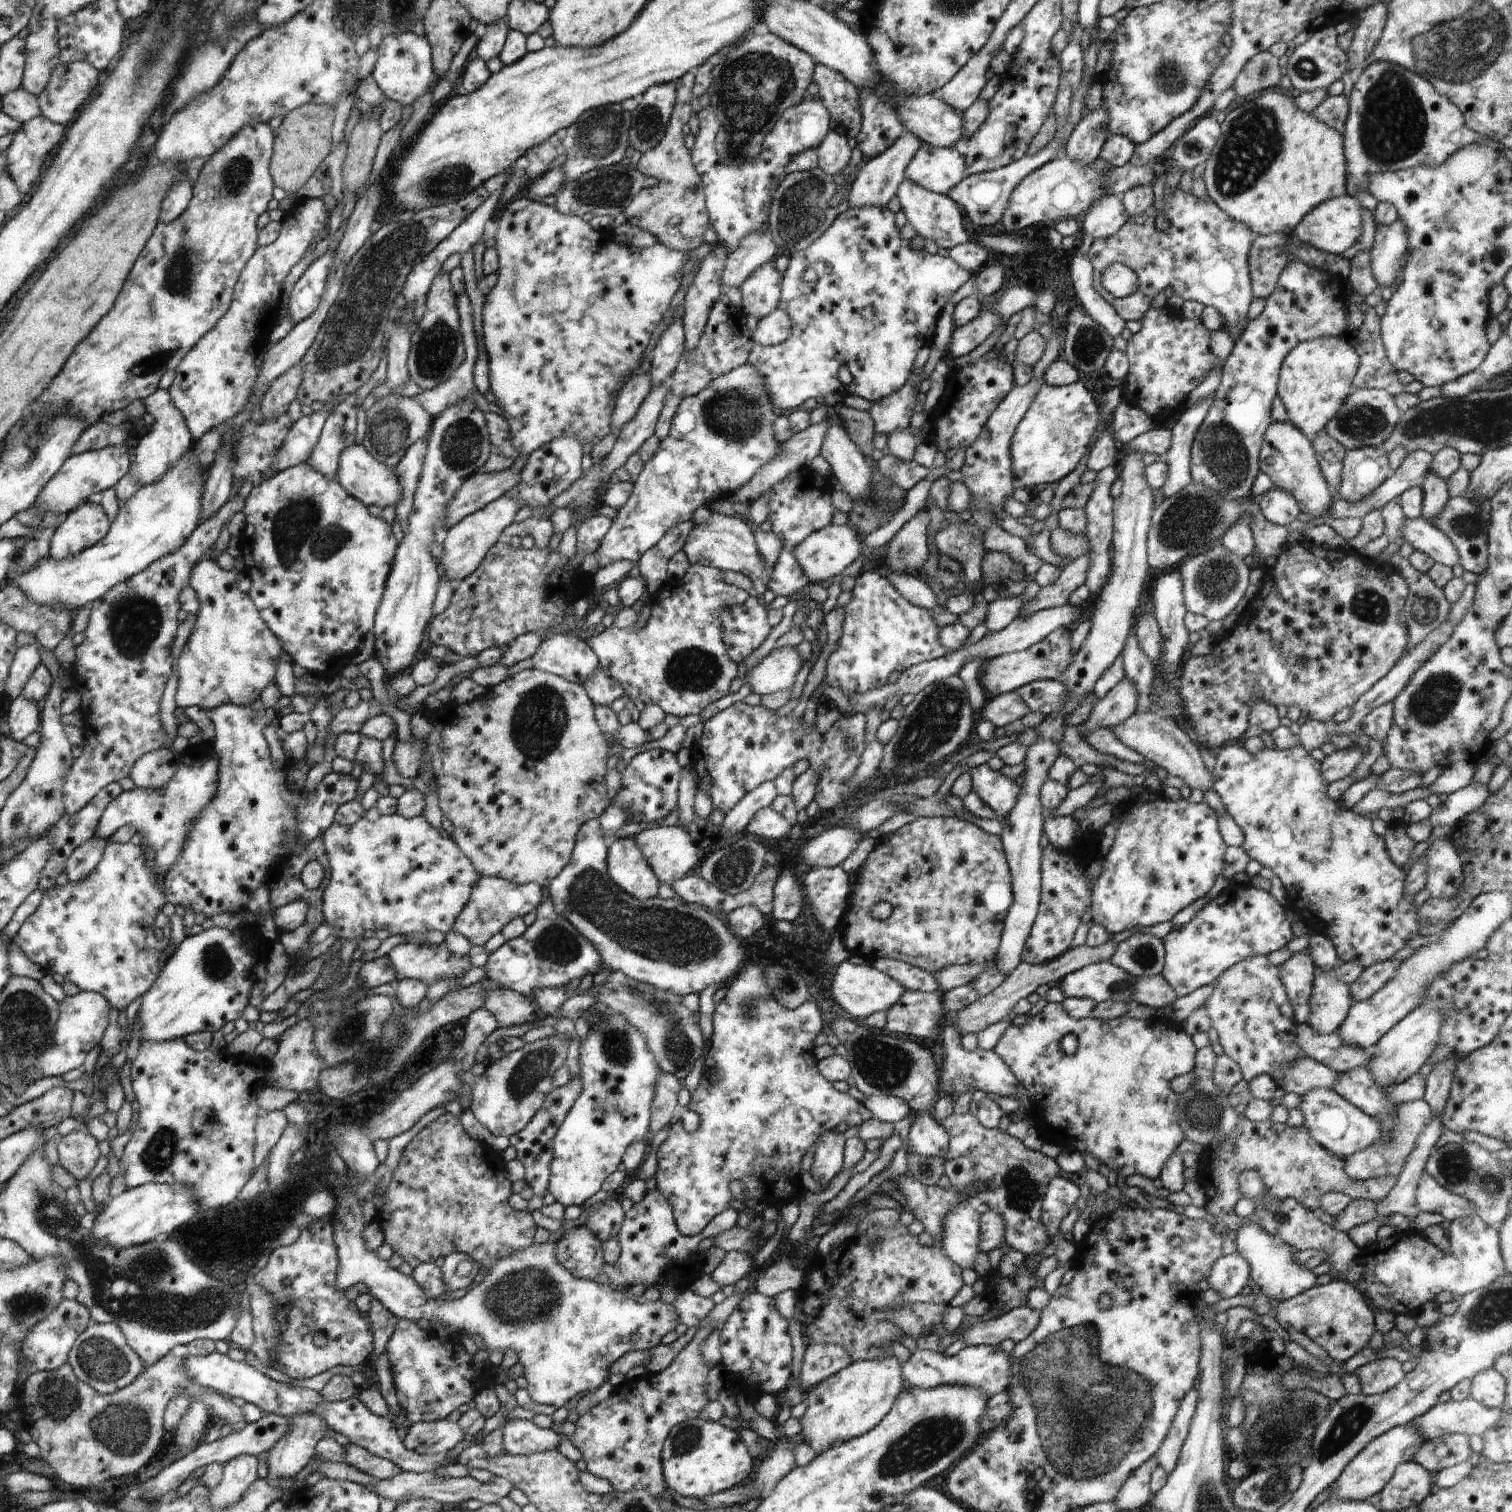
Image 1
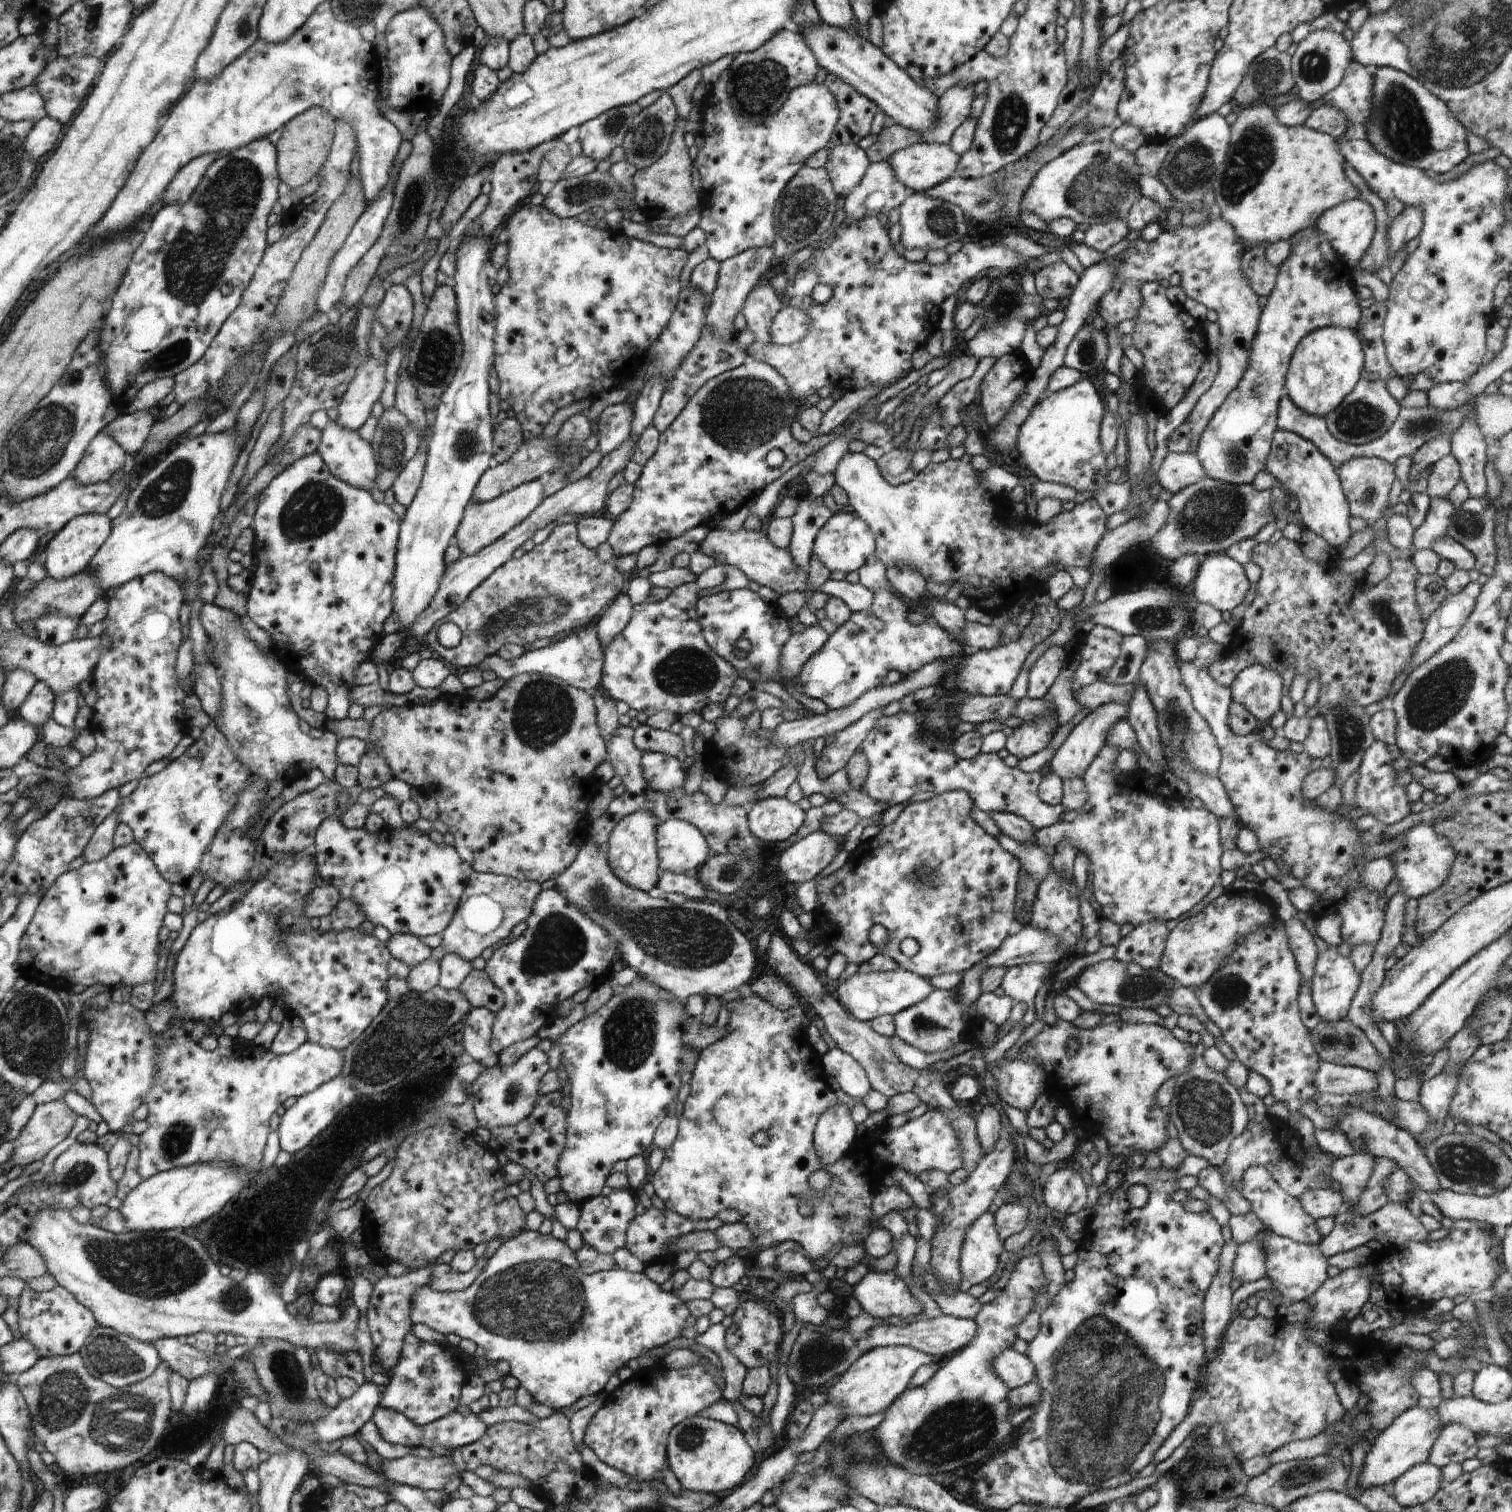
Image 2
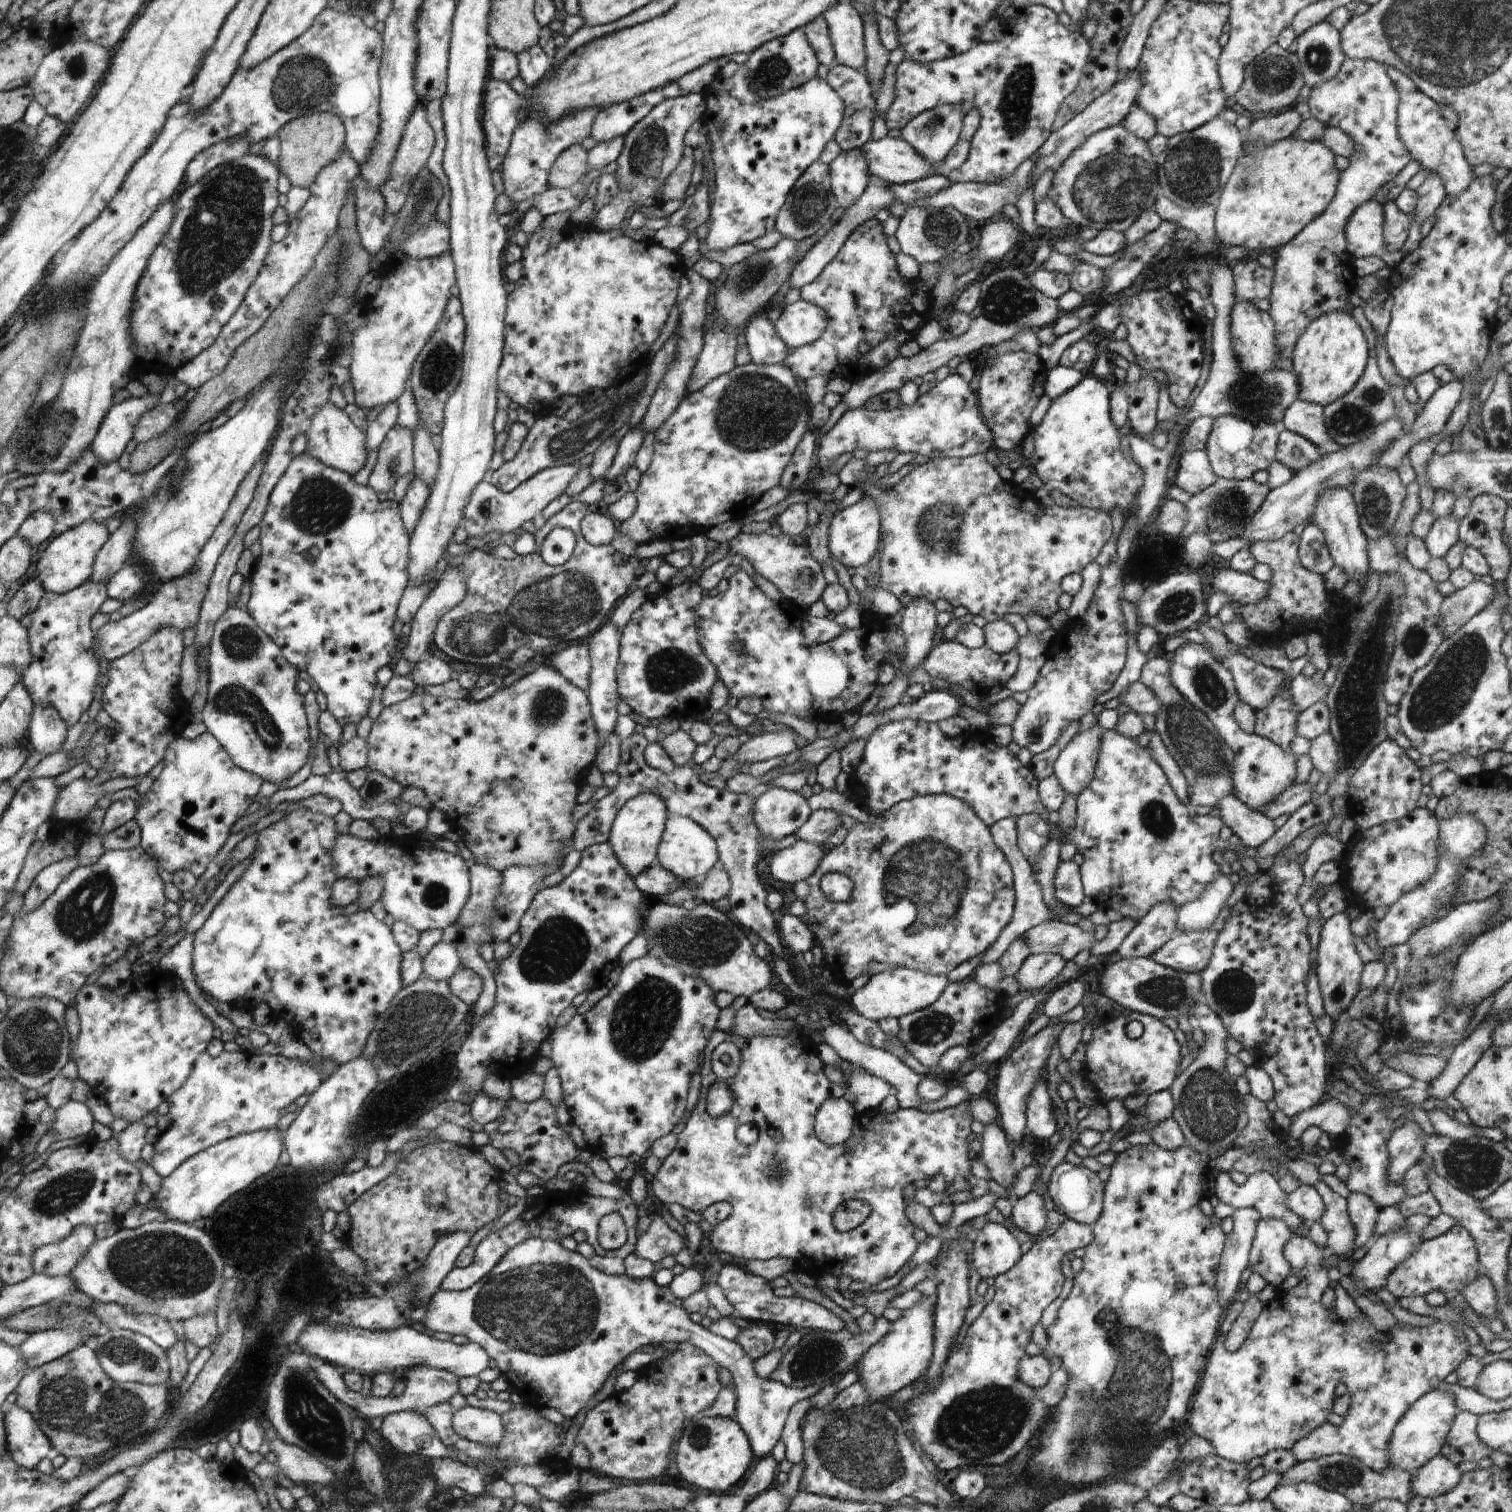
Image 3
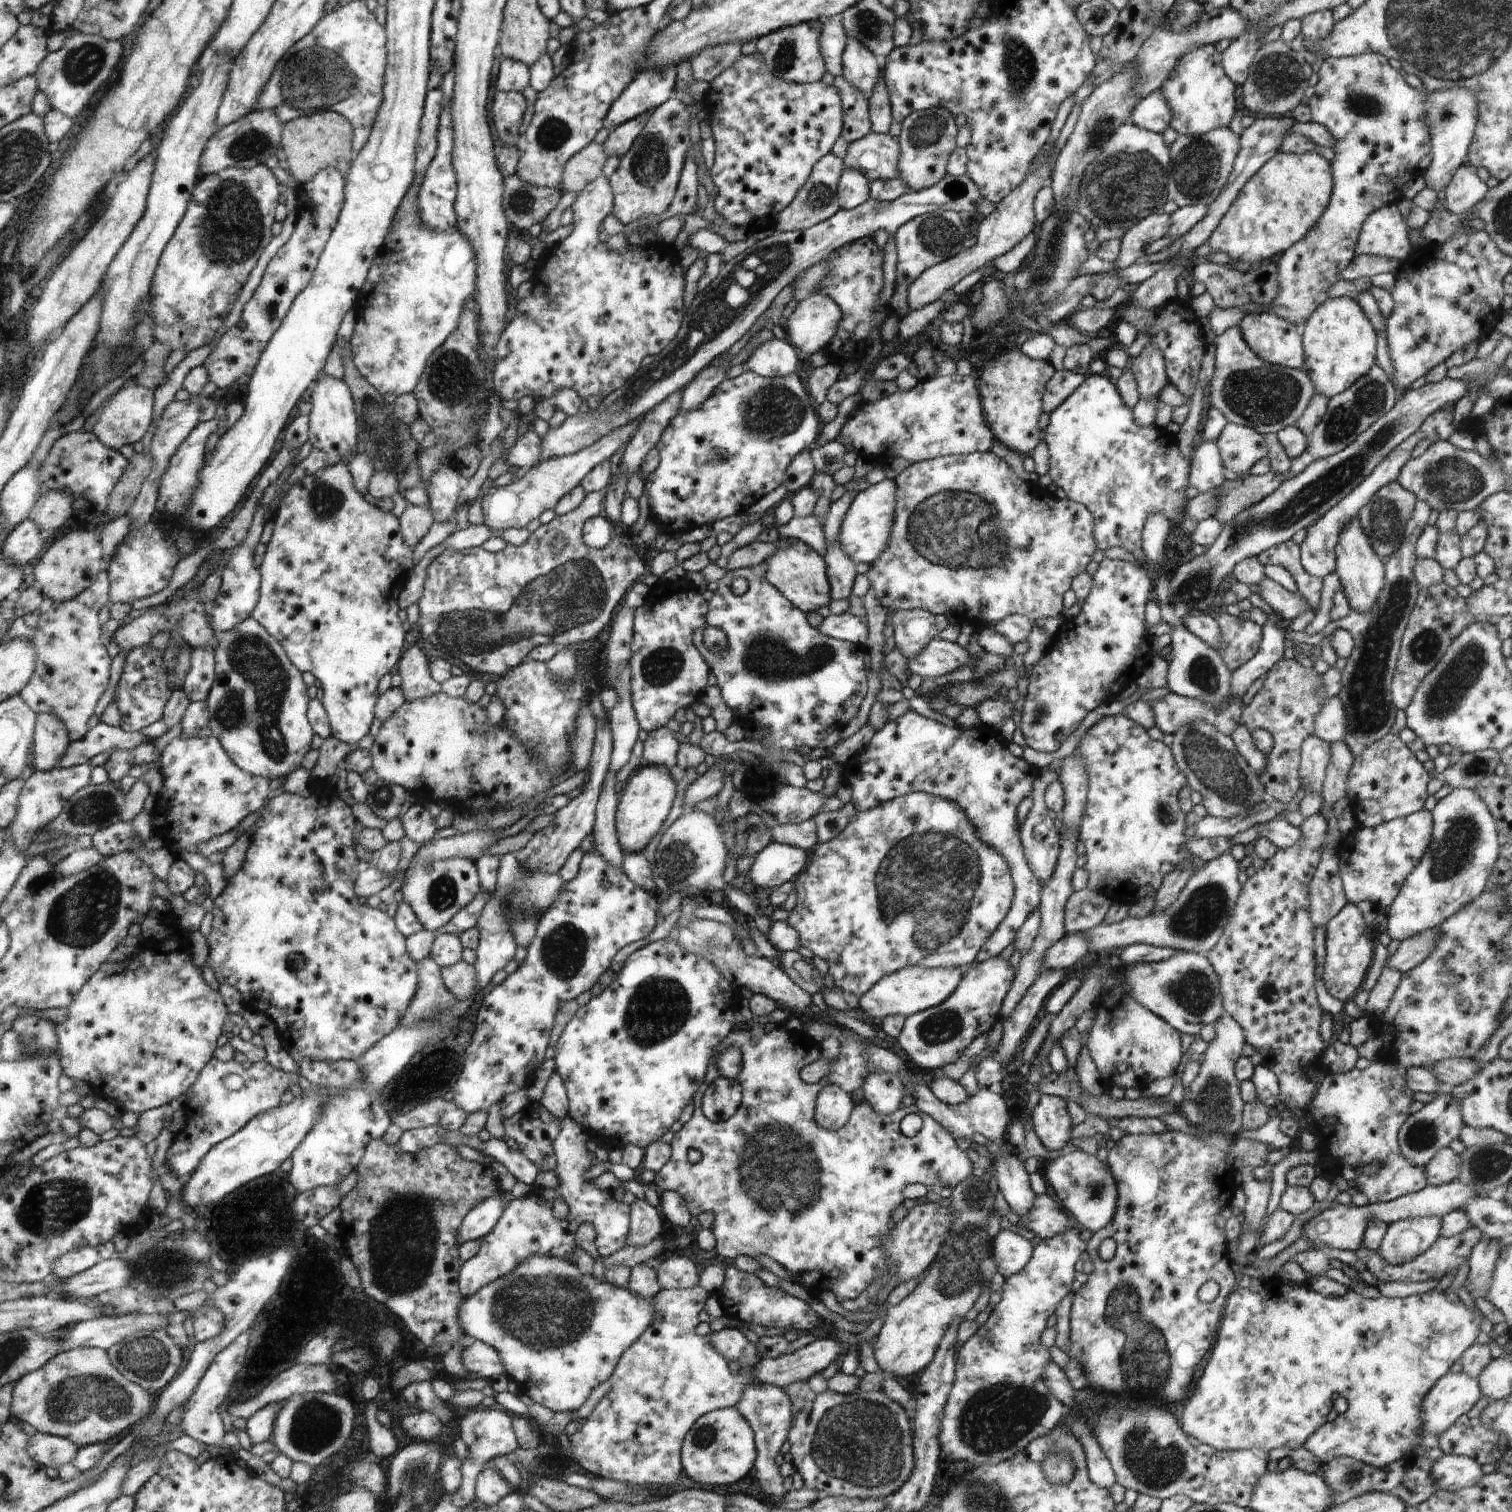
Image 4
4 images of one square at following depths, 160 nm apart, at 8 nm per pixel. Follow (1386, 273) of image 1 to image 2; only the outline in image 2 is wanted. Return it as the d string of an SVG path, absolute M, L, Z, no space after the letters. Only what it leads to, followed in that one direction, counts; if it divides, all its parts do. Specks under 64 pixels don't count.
M1404 207L1387 228L1389 239L1389 260L1396 252L1404 249L1407 242L1420 234L1423 225L1423 210L1420 207Z

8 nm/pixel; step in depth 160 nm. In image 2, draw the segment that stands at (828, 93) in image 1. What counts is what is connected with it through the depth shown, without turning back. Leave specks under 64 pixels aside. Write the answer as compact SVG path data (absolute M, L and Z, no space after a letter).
M828 73L824 84L834 95L839 108L839 121L830 138L829 146L858 144L870 134L872 119L879 112L879 108L875 102L862 96L835 74Z

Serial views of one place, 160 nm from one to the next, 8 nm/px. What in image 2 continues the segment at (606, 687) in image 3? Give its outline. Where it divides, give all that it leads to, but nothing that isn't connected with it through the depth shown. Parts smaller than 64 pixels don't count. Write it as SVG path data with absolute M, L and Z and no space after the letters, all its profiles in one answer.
M621 594L604 611L603 617L599 620L597 635L601 646L604 646L613 636L616 636L631 619L633 604L627 594Z

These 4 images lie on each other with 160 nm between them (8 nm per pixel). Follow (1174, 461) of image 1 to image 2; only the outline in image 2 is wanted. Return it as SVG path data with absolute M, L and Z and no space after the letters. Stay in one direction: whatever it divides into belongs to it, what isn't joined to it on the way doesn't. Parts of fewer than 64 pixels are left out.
M1222 218L1204 221L1199 225L1177 225L1174 230L1167 230L1153 241L1144 241L1142 237L1134 238L1119 253L1123 261L1115 264L1115 275L1111 287L1099 300L1100 316L1108 325L1118 325L1126 319L1135 319L1139 313L1139 286L1143 282L1162 283L1169 280L1176 272L1181 276L1182 290L1188 298L1204 304L1207 310L1215 310L1218 315L1219 349L1216 358L1219 360L1219 371L1213 385L1198 399L1196 406L1188 415L1189 450L1194 453L1202 432L1226 397L1239 386L1240 378L1246 370L1249 357L1249 346L1257 333L1261 308L1259 296L1252 290L1249 280L1241 269L1241 256L1245 251L1245 242L1237 237L1234 229Z

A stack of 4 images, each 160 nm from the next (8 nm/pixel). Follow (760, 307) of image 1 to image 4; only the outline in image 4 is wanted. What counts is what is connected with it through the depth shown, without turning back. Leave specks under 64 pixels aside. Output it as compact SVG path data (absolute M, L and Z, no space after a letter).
M776 339L767 340L758 345L745 362L749 370L766 378L785 377L796 370L798 354L788 341Z

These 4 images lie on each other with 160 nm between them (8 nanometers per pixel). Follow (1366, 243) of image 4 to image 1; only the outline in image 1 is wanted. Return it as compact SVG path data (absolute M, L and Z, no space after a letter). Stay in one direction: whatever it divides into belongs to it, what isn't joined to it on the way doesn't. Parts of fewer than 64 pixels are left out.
M1340 194L1340 196L1321 202L1315 209L1312 209L1295 226L1293 233L1301 240L1301 244L1308 242L1324 252L1342 255L1355 244L1360 236L1361 208L1359 200L1352 195Z

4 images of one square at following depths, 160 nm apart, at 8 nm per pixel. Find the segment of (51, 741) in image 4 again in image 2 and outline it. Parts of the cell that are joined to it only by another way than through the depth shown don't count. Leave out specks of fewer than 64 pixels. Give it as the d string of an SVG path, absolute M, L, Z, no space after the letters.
M43 680L37 681L27 700L19 706L21 717L31 722L41 732L42 725L54 714L55 693Z

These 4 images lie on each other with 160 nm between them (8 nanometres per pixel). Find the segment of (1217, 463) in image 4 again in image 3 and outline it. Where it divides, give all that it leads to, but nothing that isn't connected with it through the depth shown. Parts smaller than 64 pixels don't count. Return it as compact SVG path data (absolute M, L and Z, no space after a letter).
M1204 449L1186 451L1174 467L1177 470L1175 485L1192 495L1208 488L1217 479Z

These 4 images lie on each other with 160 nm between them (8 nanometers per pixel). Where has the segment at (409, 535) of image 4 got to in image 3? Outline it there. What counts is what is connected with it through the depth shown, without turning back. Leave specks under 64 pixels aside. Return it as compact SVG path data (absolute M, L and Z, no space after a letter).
M418 476L414 477L408 486L400 503L400 510L403 514L403 525L408 531L413 532L419 516L426 508L427 498L430 497L430 487Z

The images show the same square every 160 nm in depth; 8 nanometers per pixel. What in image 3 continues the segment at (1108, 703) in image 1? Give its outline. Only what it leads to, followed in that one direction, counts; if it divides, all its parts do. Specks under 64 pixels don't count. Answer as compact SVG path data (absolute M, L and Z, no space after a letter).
M1099 724L1078 731L1060 751L1053 774L1067 794L1078 796L1092 780L1102 750L1104 728Z

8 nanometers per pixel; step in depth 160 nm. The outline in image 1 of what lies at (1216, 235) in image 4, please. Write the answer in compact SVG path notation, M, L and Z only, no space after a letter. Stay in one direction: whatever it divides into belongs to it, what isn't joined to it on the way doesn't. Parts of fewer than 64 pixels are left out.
M1264 92L1228 112L1220 126L1220 136L1206 160L1205 187L1220 210L1256 234L1293 234L1295 226L1312 209L1347 192L1343 136L1335 128L1319 121L1313 113L1300 110L1294 98L1282 92Z

